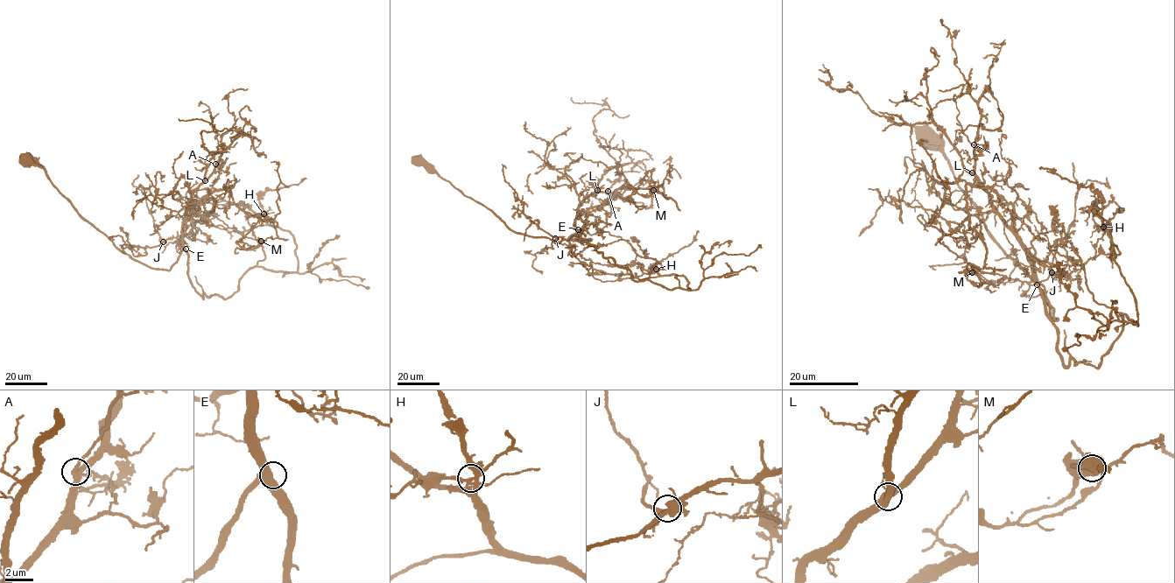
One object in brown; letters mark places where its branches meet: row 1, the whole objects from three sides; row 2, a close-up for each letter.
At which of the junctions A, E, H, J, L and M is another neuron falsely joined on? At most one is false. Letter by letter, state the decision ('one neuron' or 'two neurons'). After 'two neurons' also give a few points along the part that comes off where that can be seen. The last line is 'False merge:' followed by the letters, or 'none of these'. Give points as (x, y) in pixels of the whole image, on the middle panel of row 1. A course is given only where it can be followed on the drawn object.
A: one neuron
E: one neuron
H: one neuron
J: one neuron
L: one neuron
M: two neurons; foreign part runs (653, 190), (648, 197), (643, 197), (628, 186)
False merge: M

